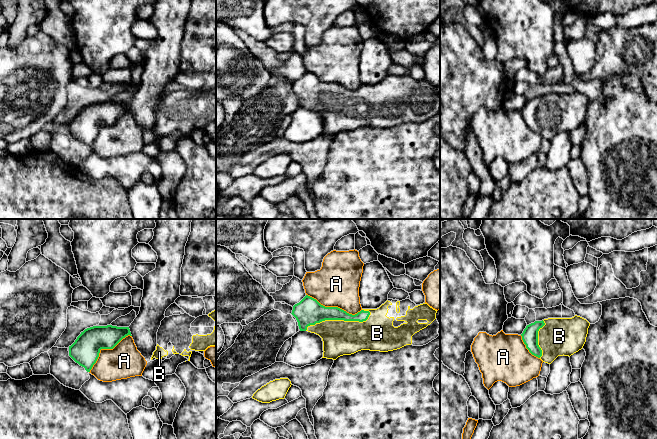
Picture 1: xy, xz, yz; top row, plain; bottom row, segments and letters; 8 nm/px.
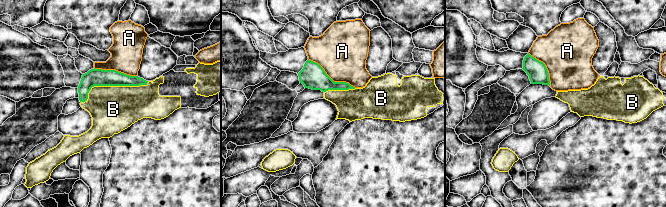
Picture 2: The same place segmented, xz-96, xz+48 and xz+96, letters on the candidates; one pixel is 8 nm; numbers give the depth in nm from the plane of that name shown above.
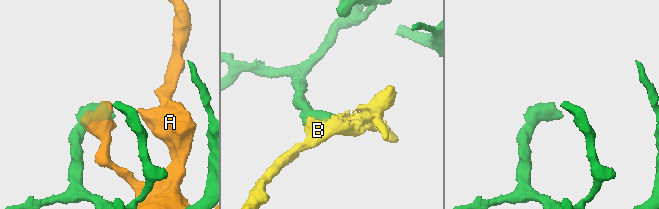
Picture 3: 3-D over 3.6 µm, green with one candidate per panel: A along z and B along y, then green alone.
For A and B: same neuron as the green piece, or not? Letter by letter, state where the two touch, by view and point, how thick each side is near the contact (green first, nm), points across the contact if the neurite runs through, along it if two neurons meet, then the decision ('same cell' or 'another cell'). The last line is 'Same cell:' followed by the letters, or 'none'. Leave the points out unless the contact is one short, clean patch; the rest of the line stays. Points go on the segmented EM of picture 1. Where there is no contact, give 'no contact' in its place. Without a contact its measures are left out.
A: contact xz (334, 307); calibres 220 and 360 nm; another cell
B: contact xz (338, 319); calibres 220 and 280 nm; same cell
Same cell: B

